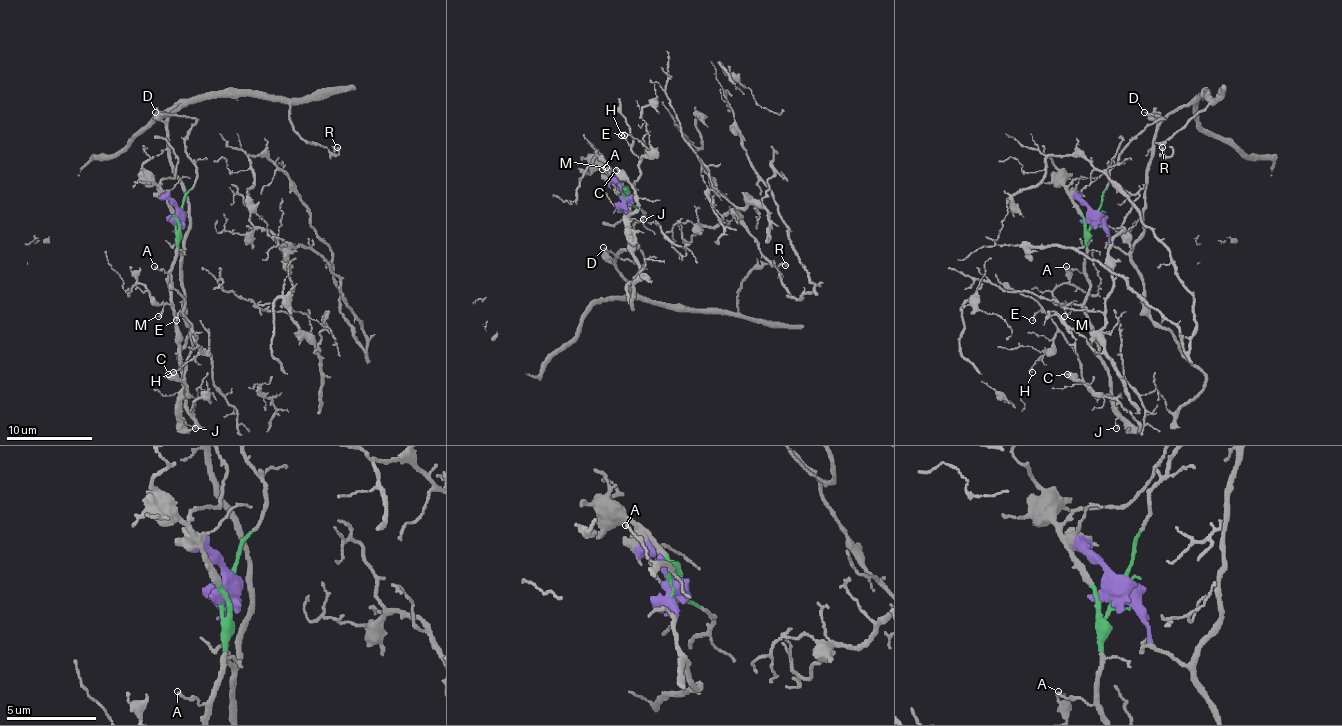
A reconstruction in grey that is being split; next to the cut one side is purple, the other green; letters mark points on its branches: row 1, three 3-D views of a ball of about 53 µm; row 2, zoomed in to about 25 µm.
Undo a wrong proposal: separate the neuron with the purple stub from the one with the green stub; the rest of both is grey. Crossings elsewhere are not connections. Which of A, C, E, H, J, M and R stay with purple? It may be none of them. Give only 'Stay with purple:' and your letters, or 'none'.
Stay with purple: R

